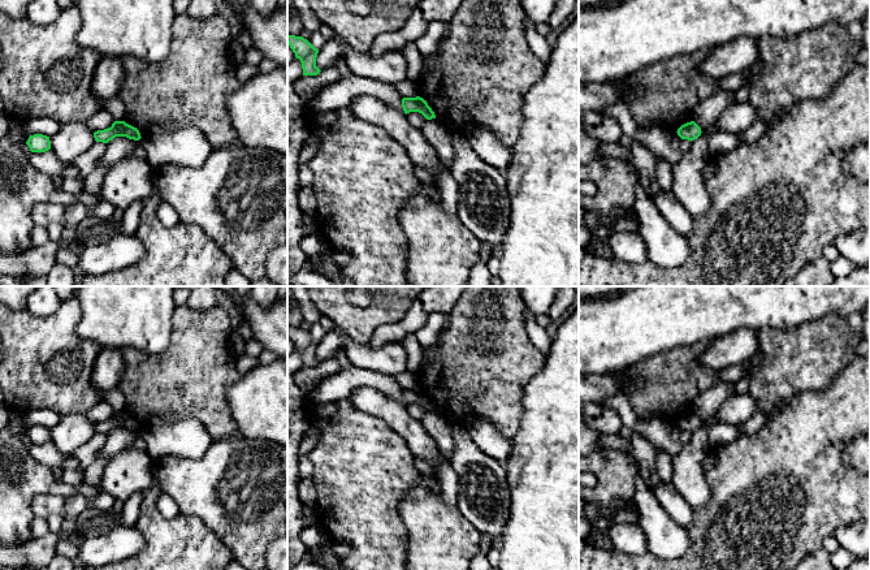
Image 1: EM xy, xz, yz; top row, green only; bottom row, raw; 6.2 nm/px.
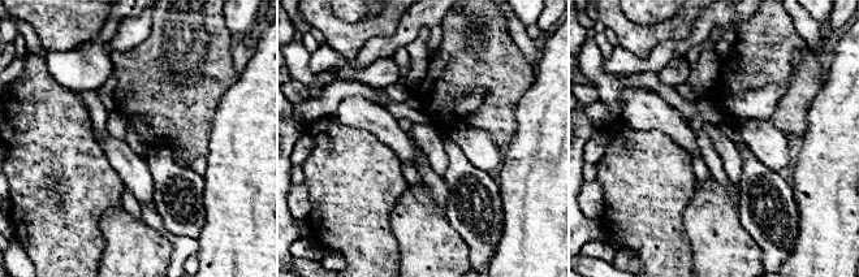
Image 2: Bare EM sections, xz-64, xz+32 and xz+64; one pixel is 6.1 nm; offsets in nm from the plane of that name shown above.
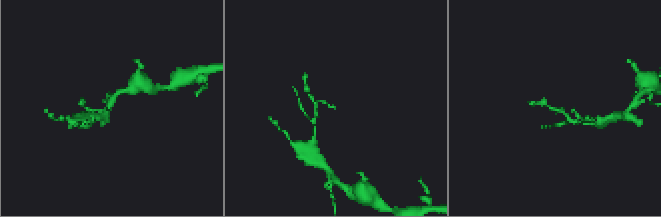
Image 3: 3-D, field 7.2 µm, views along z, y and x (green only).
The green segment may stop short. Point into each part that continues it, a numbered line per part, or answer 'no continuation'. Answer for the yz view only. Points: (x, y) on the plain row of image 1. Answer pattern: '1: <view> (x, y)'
no continuation

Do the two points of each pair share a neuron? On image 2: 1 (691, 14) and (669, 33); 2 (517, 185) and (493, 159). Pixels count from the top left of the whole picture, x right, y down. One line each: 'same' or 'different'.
1: same
2: different

